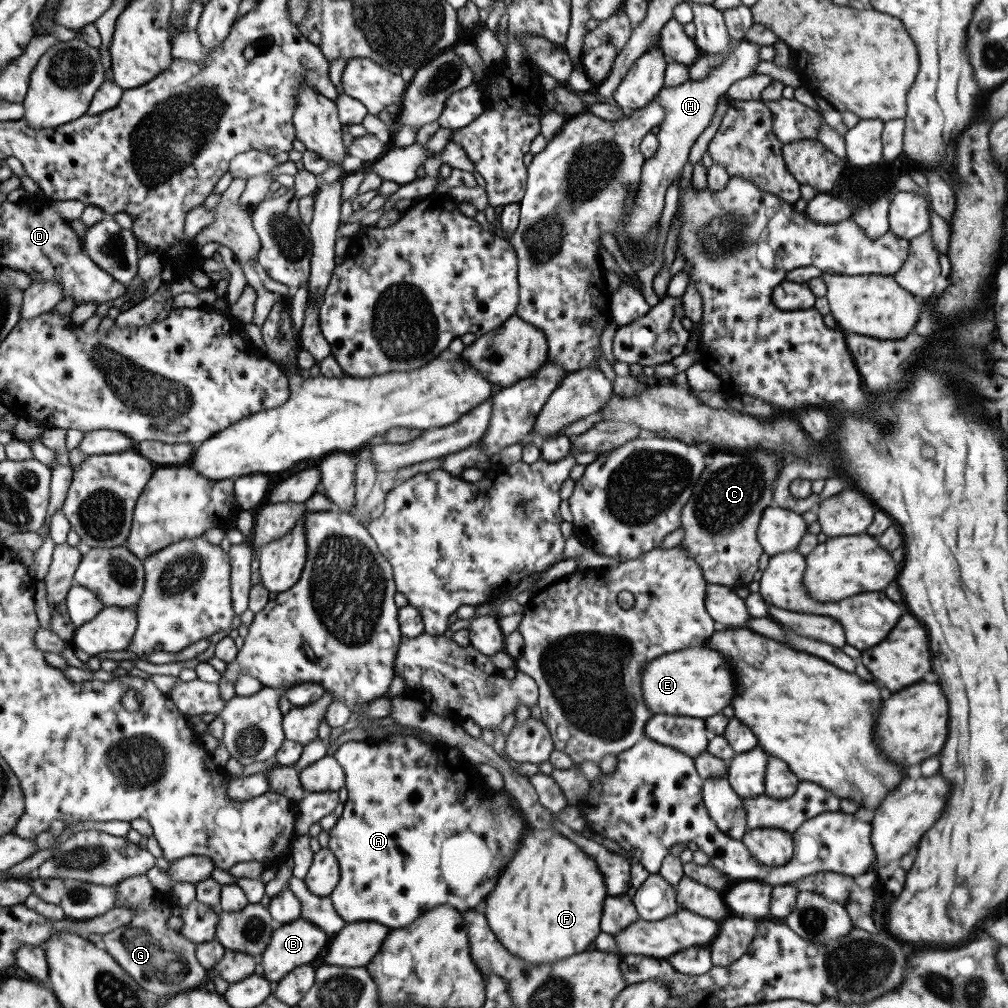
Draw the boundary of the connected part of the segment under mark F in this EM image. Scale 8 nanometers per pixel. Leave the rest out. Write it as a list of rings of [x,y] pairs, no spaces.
[[[528,827],[517,843],[517,851],[498,876],[495,888],[485,898],[485,908],[480,911],[485,912],[495,938],[514,956],[528,964],[549,964],[583,952],[593,942],[600,932],[599,916],[605,894],[605,881],[593,857],[557,831]]]

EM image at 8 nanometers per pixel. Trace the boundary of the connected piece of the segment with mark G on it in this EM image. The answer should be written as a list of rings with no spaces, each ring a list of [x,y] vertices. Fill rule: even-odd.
[[[144,874],[118,882],[115,889],[117,898],[113,906],[131,911],[131,919],[127,924],[102,935],[104,949],[116,964],[138,986],[153,994],[169,994],[167,997],[172,997],[187,988],[202,988],[209,977],[194,956],[195,944],[179,935],[177,930],[166,926],[166,920],[172,915],[168,894],[155,890]]]

